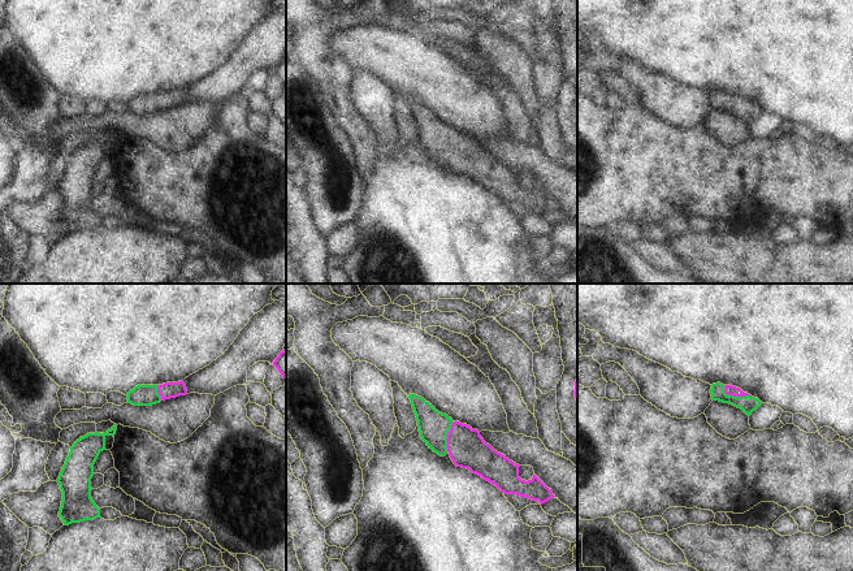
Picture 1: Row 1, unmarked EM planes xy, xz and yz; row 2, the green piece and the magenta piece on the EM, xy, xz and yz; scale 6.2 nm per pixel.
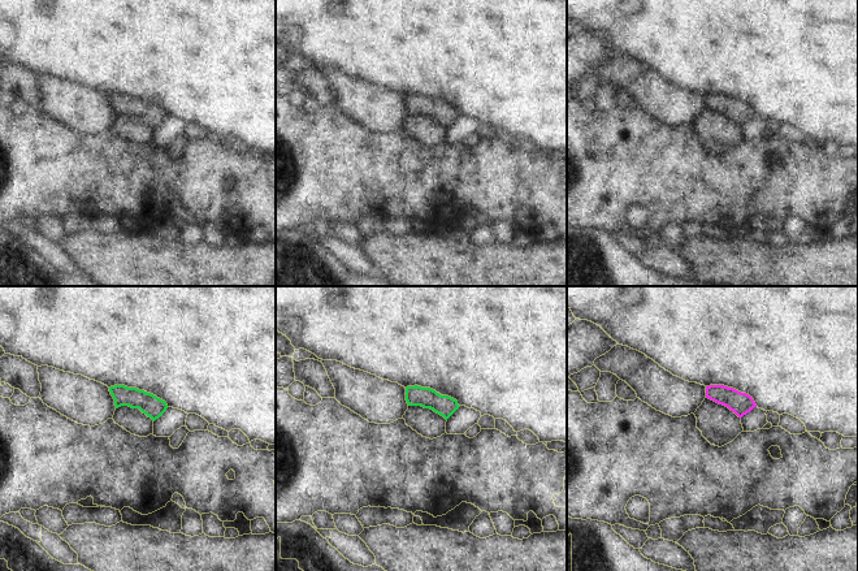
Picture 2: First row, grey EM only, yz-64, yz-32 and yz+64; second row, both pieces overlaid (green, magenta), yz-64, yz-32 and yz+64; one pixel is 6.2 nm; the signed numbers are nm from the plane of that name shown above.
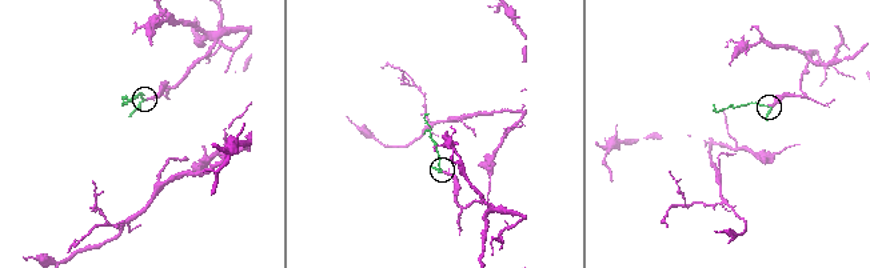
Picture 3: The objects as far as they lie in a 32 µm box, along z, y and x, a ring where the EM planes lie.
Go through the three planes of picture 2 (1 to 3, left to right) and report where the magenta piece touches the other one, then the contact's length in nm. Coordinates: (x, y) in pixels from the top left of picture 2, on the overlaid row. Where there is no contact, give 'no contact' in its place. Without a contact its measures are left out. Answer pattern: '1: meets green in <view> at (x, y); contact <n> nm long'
1: no contact
2: no contact
3: no contact

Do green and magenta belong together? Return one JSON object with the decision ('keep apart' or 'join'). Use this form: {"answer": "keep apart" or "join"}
{"answer": "join"}

